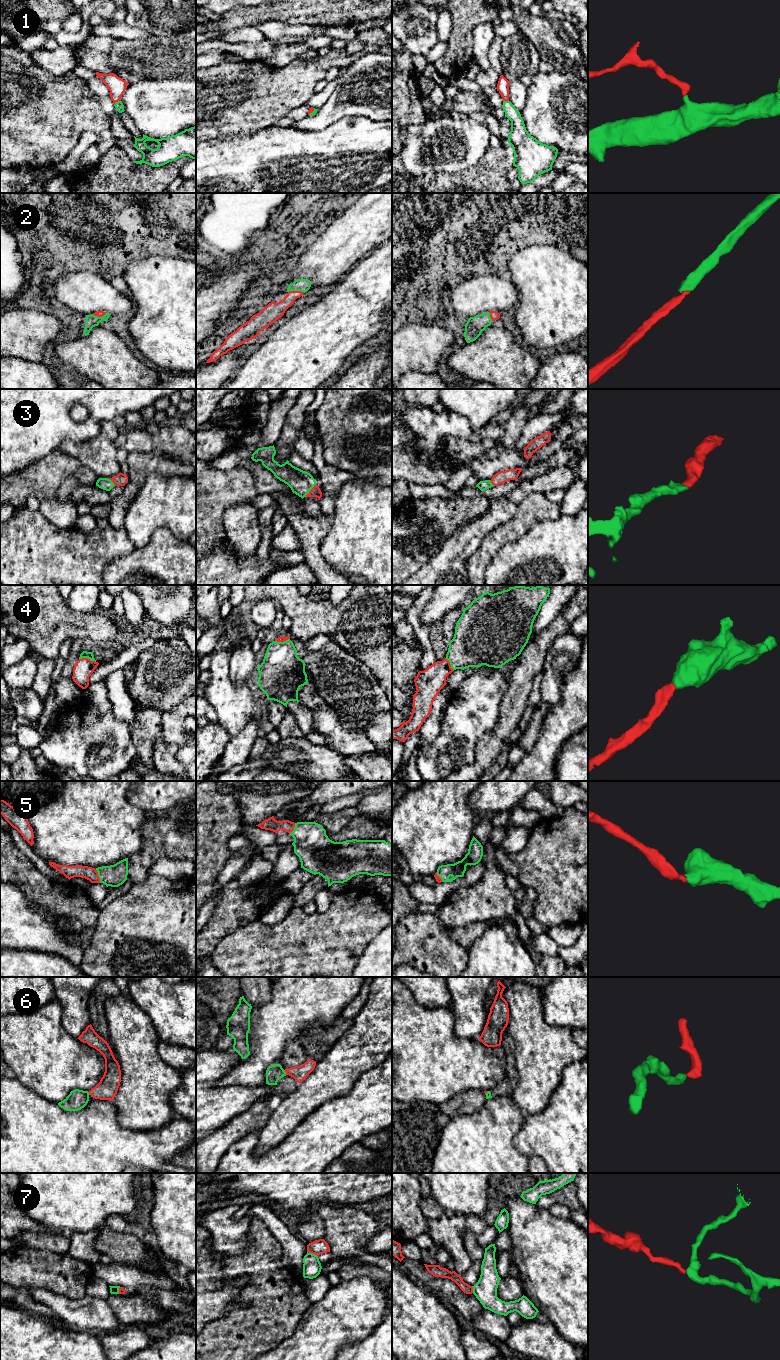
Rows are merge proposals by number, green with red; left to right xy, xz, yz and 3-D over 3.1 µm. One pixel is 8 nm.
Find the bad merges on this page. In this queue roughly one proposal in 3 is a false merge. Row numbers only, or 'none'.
6, 7

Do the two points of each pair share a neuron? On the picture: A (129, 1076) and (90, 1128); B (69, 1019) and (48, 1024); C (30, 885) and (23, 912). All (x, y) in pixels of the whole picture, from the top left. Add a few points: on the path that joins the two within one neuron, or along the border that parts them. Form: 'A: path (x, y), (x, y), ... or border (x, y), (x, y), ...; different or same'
A: border (111, 1101), (116, 1110), (116, 1120), (118, 1123); different
B: border (55, 998), (62, 1007), (62, 1026), (77, 1038); different
C: border (10, 883), (38, 909), (46, 911); different

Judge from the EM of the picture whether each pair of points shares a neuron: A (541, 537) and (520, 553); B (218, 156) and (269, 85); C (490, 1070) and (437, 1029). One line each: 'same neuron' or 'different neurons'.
A: same neuron
B: different neurons
C: same neuron

